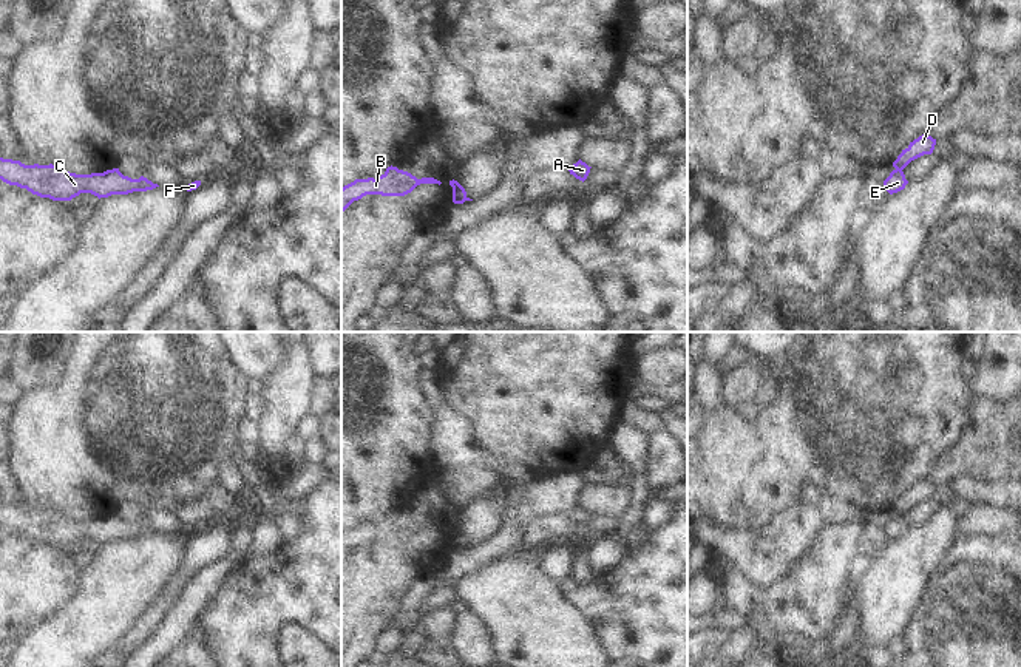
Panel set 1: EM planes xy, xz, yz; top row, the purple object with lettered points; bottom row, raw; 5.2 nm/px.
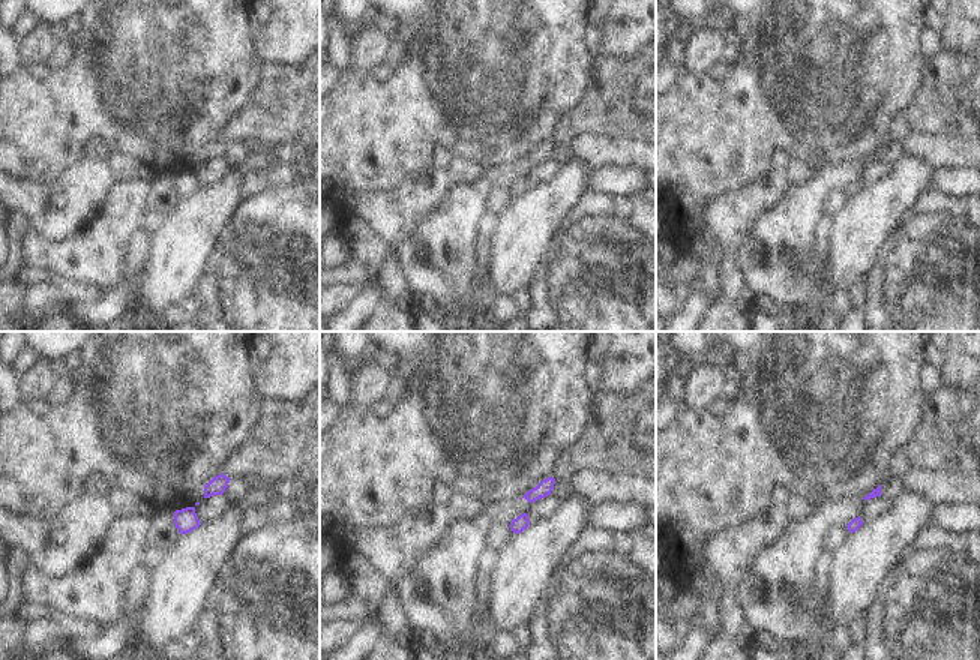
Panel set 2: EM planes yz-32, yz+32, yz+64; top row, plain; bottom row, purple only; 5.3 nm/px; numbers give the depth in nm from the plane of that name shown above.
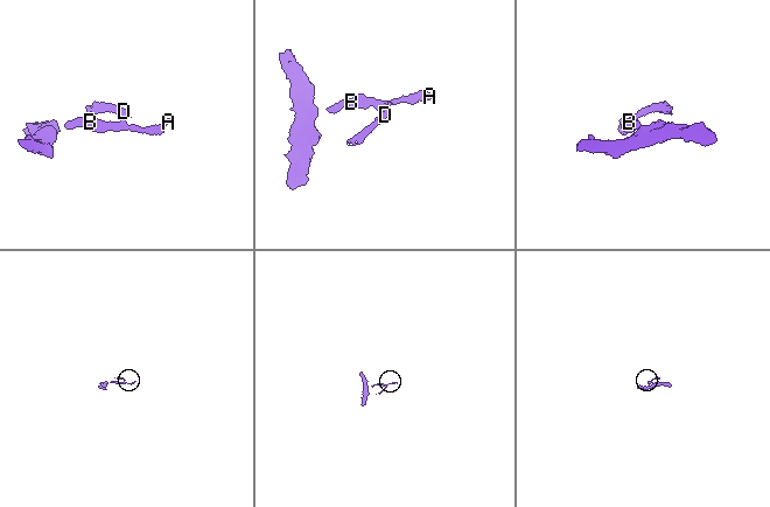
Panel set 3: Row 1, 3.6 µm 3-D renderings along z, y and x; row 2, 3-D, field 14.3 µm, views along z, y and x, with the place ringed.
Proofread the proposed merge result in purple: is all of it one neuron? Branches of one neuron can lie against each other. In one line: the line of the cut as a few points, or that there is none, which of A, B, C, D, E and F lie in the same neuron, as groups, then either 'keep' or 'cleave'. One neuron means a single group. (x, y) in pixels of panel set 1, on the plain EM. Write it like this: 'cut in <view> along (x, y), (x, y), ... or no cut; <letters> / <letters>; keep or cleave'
cut in yz along (896, 514), (901, 516); A B C E F / D; cleave

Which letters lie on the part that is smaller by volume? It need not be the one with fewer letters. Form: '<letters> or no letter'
D

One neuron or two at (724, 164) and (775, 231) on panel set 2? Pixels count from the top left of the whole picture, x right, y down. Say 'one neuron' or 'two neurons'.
two neurons

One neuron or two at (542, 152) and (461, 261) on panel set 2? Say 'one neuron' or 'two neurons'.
one neuron

